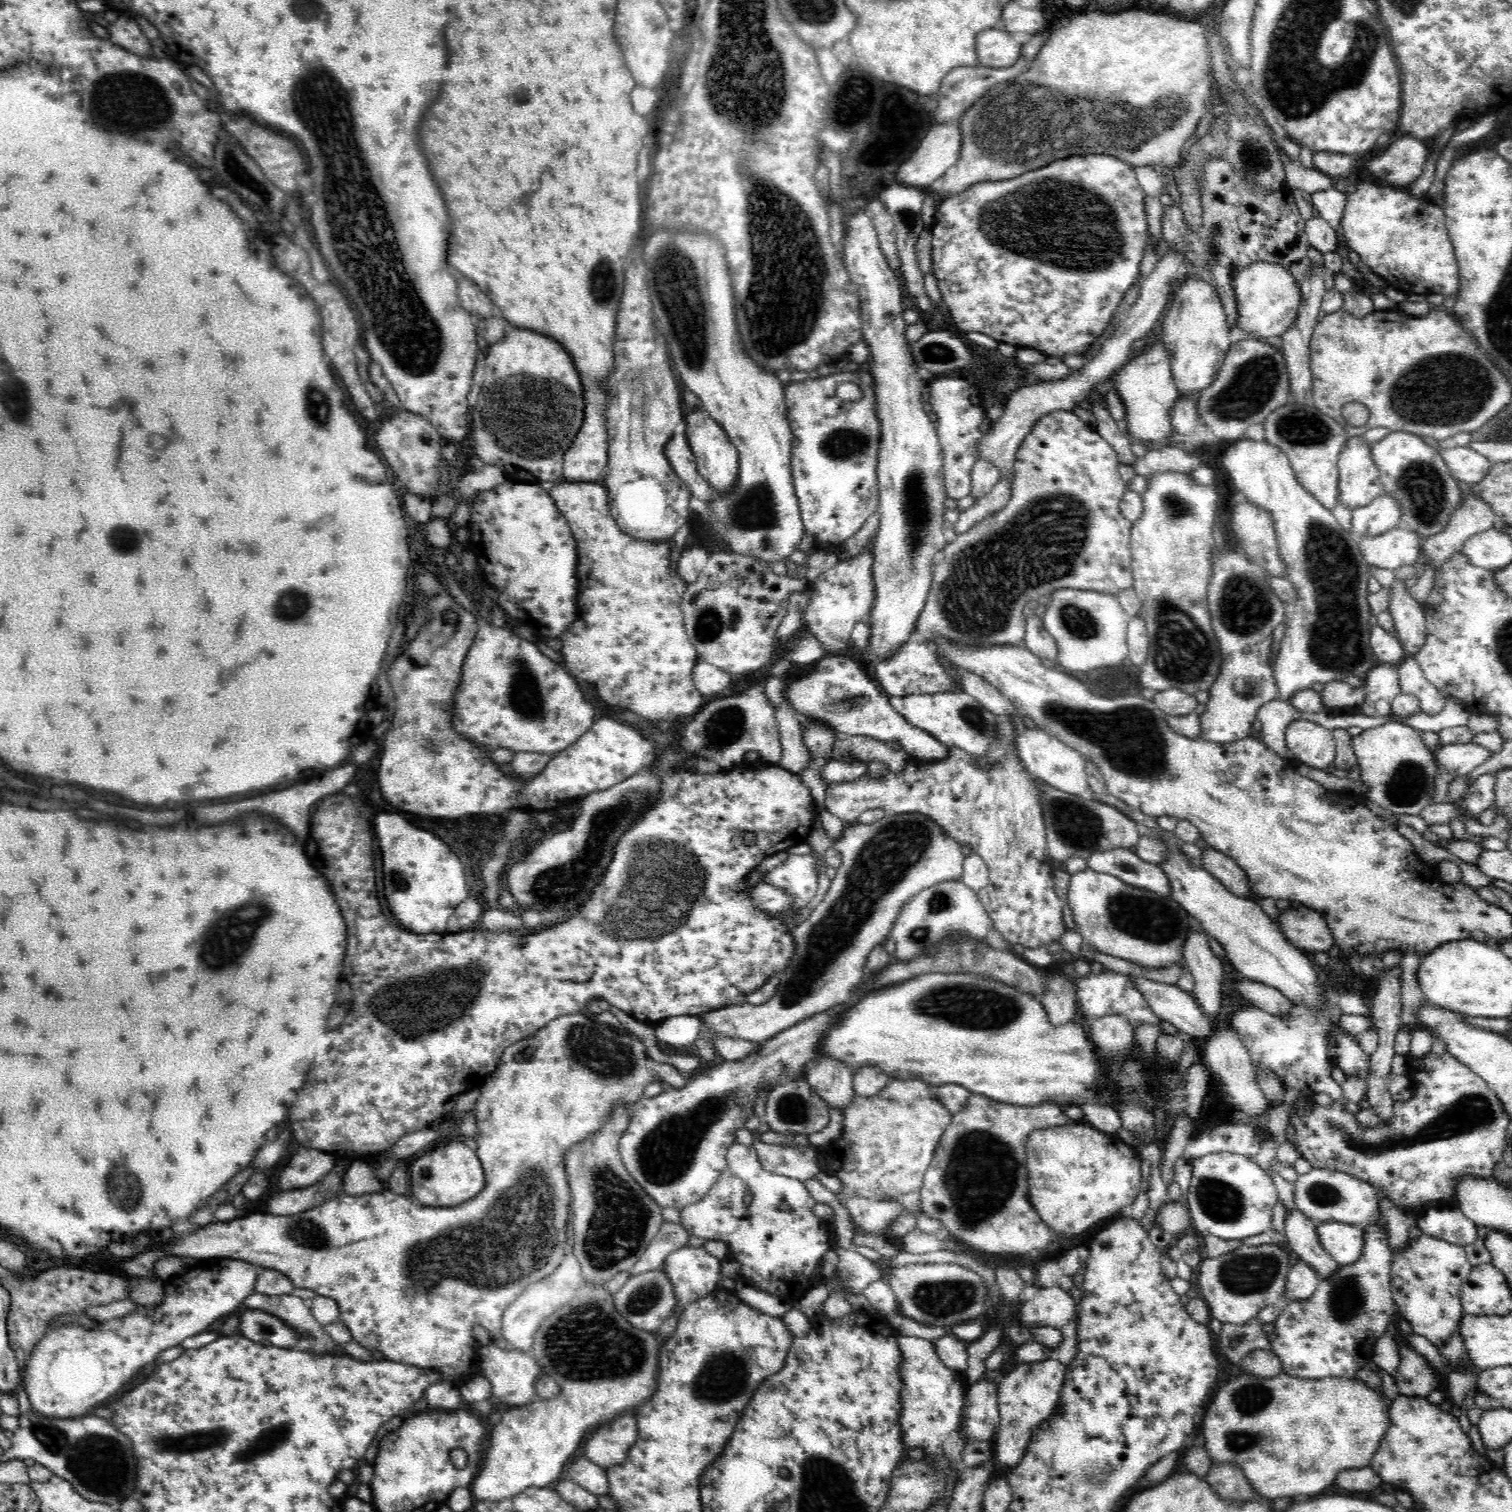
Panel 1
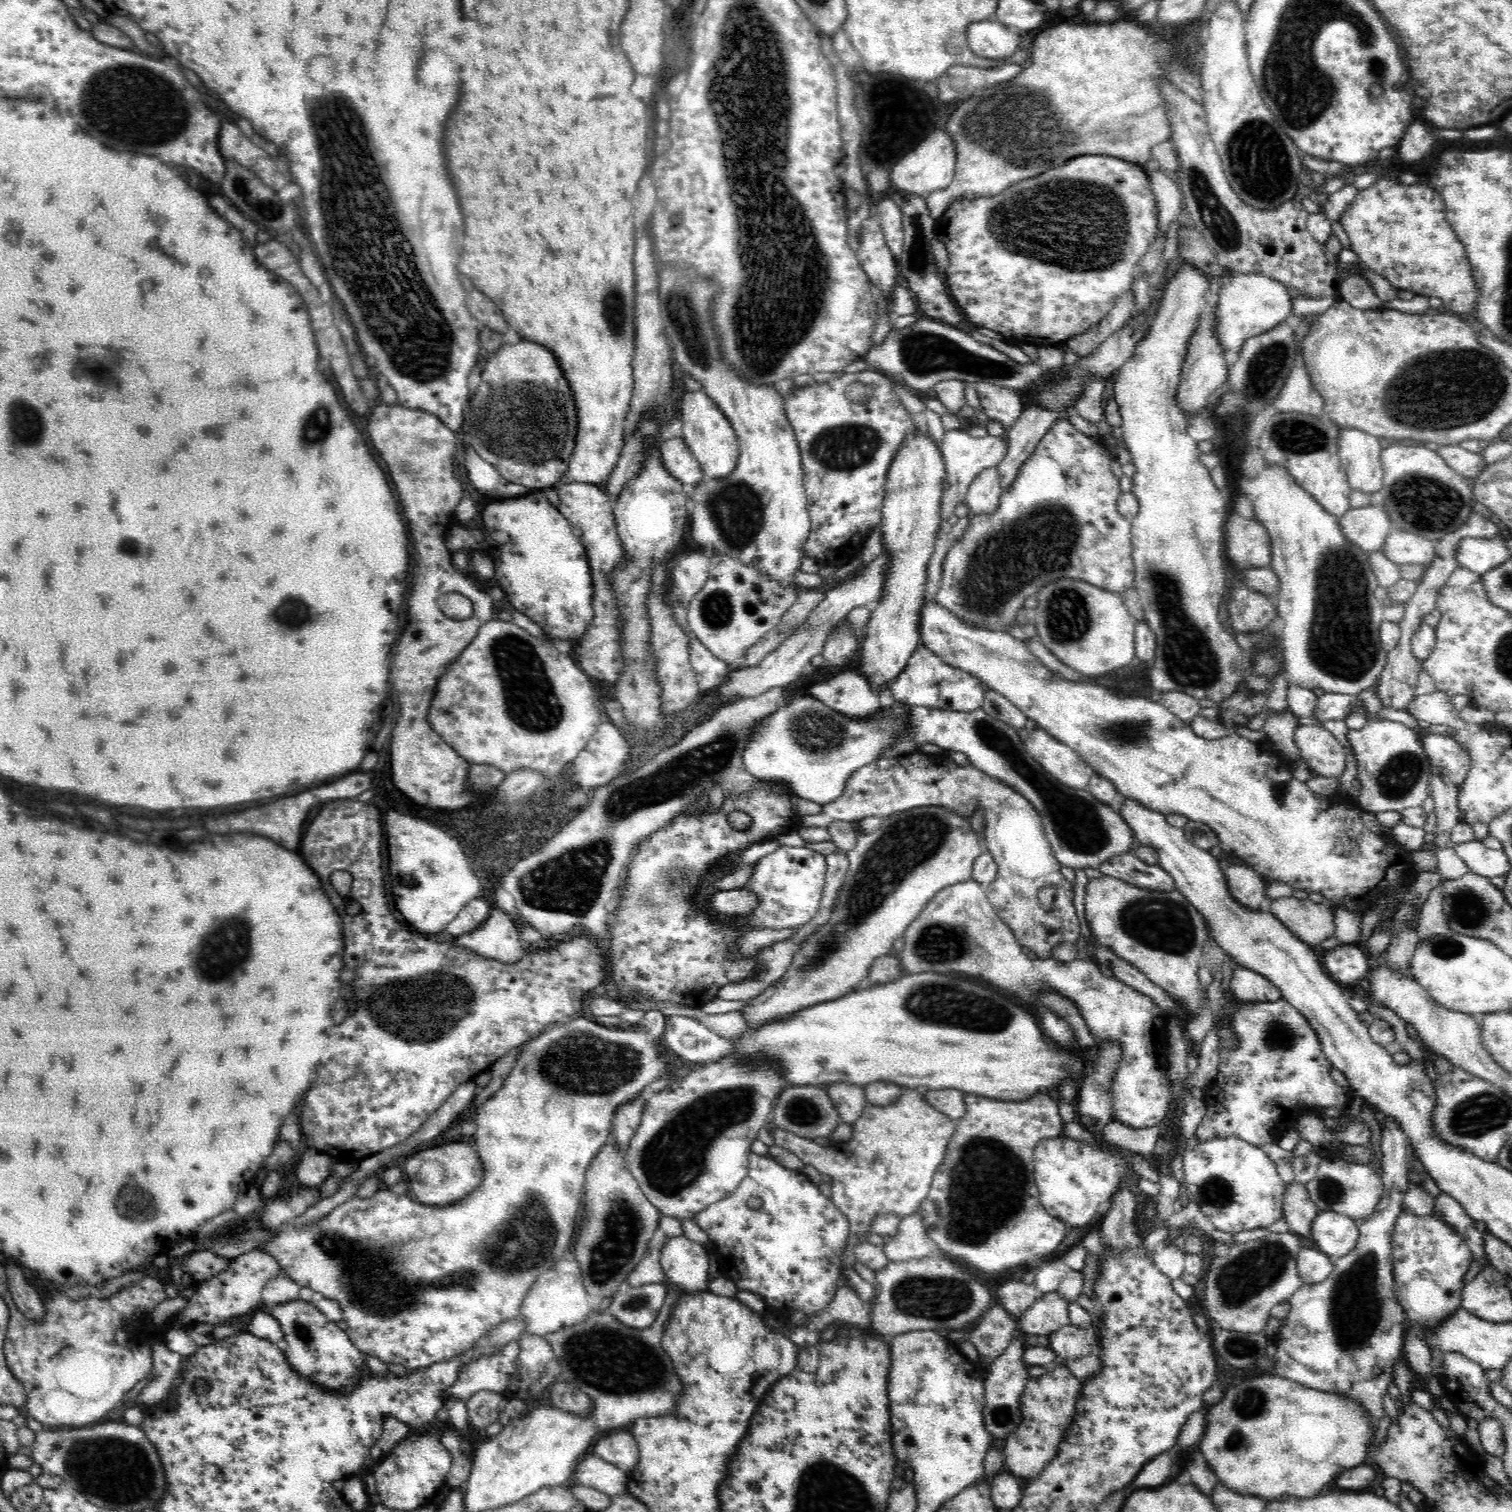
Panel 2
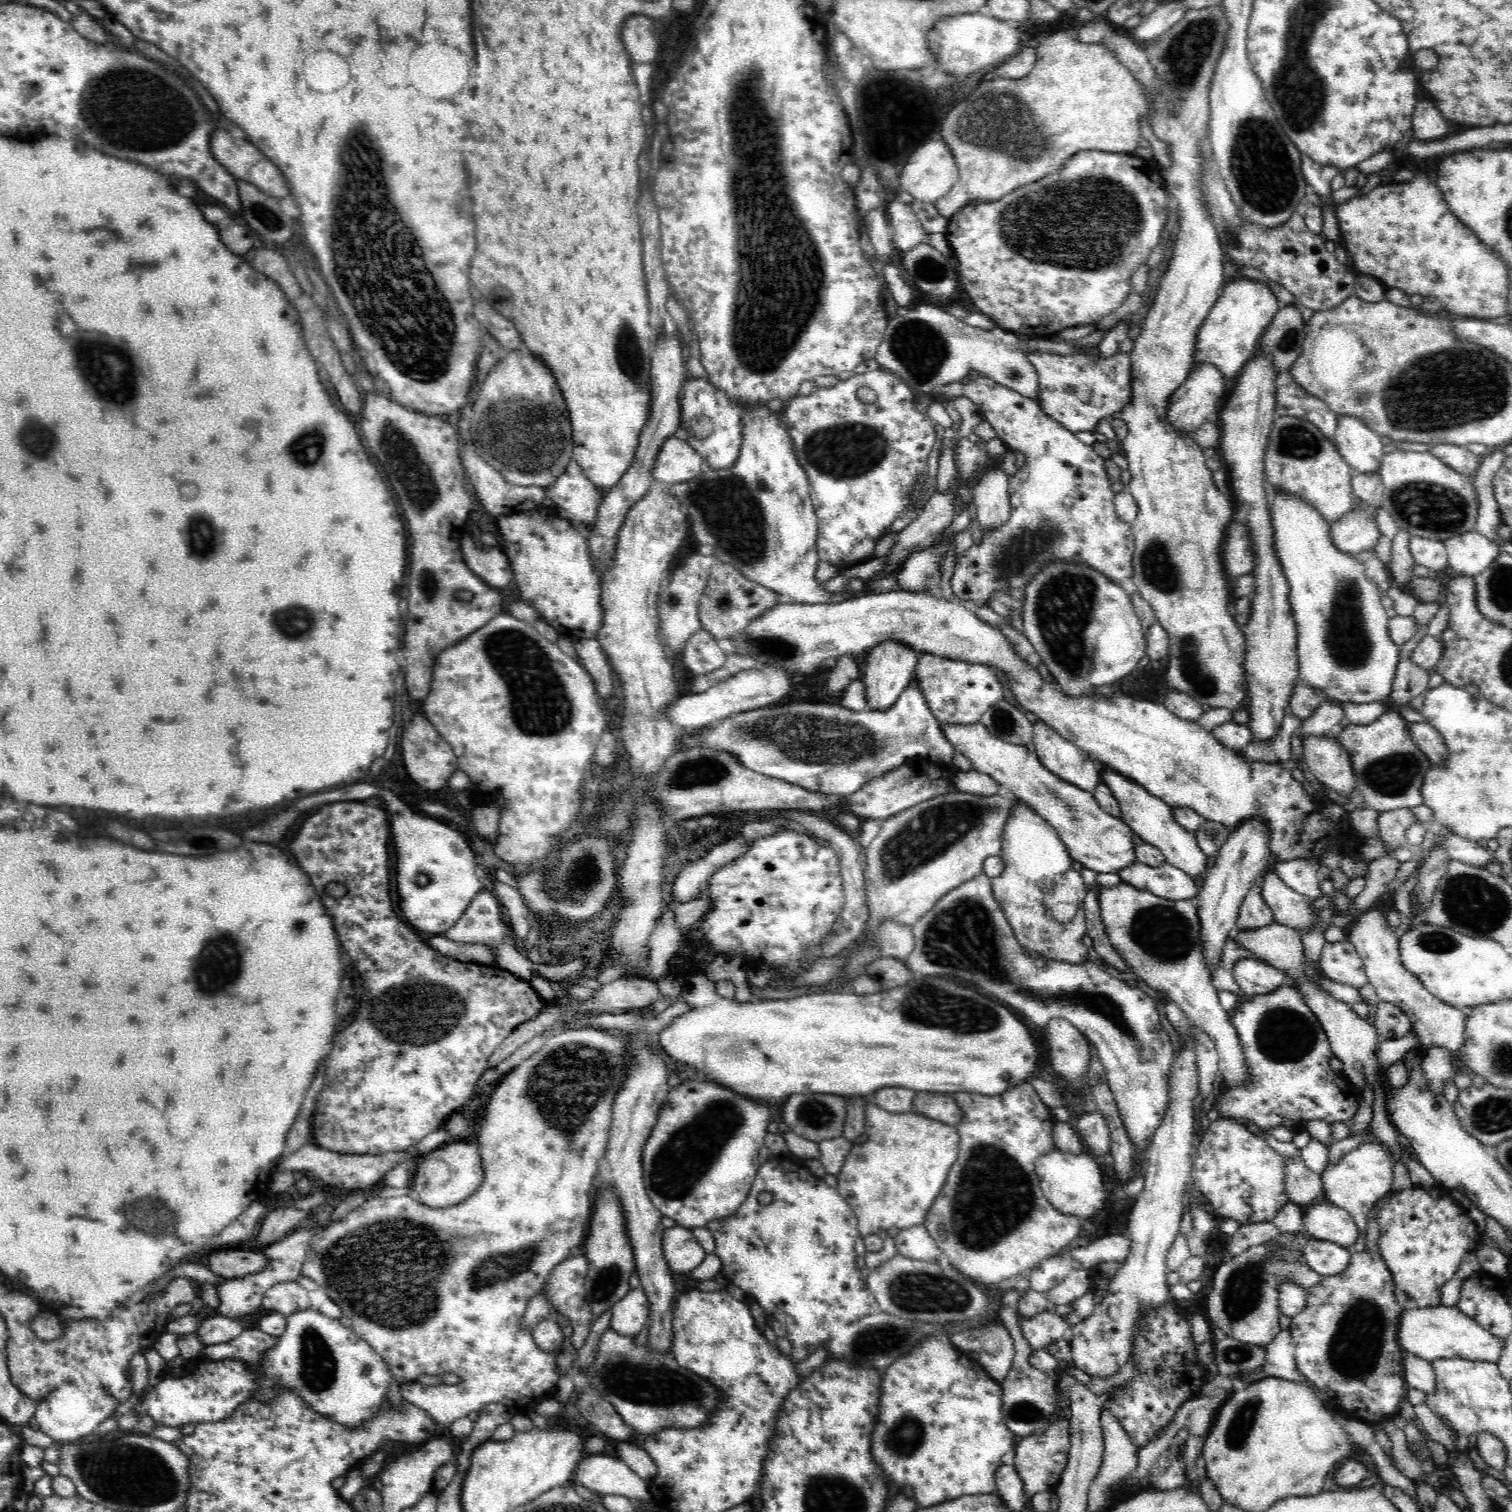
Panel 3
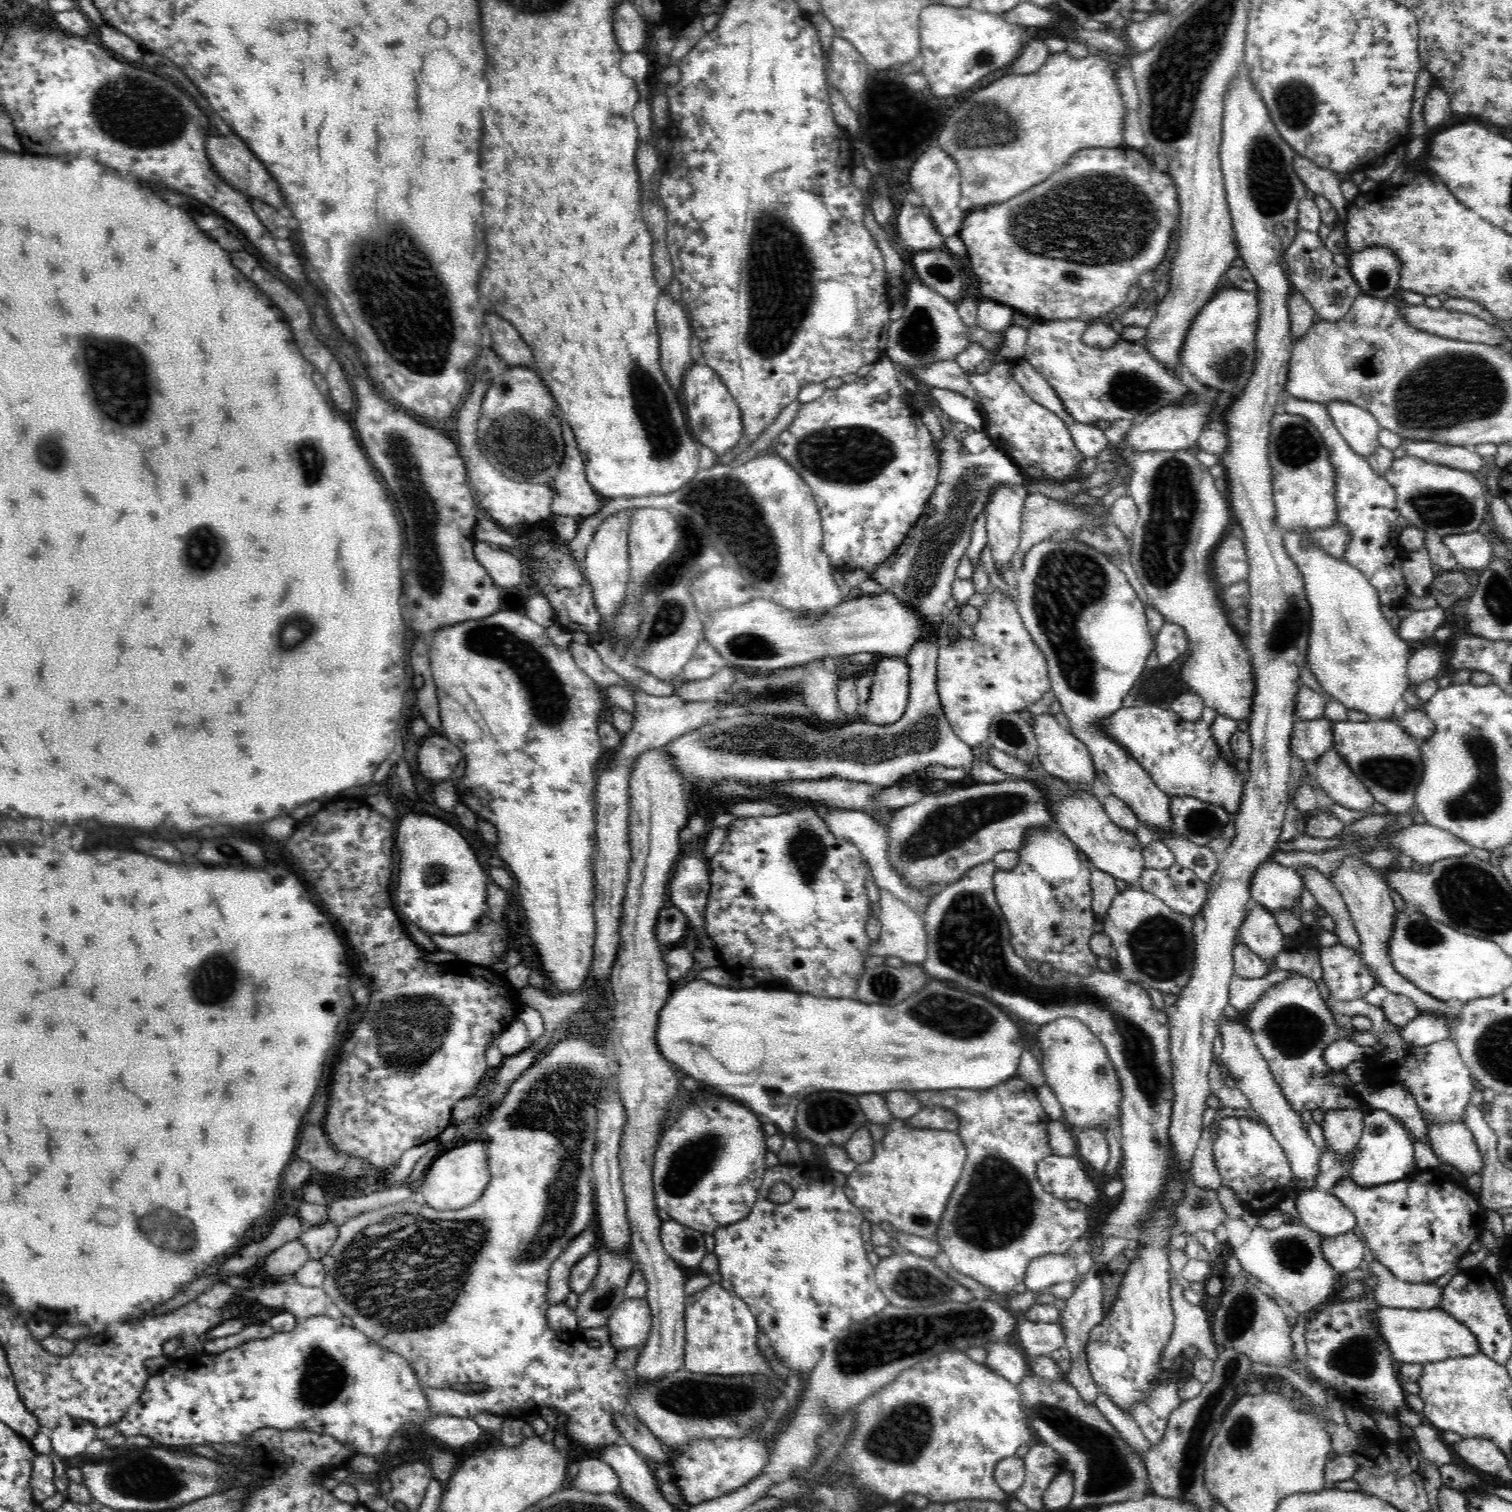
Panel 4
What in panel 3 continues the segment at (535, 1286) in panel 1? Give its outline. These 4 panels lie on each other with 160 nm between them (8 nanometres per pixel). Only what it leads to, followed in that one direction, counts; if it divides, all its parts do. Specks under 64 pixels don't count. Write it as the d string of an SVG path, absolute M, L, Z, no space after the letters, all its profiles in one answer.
M584 1254L576 1257L570 1256L550 1272L543 1286L544 1295L552 1307L552 1315L555 1316L556 1313L566 1315L566 1323L572 1325L571 1343L575 1349L582 1348L590 1334L592 1313L590 1305L585 1302L586 1272L588 1272L588 1259Z

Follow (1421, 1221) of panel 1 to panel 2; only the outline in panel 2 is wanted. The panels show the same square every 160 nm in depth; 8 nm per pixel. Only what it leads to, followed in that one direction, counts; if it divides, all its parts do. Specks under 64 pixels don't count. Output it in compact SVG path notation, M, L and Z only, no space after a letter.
M1441 1192L1434 1202L1432 1214L1452 1225L1462 1236L1473 1256L1473 1262L1486 1262L1489 1264L1488 1256L1484 1252L1483 1234L1474 1227L1474 1220L1468 1216L1464 1207L1449 1194Z

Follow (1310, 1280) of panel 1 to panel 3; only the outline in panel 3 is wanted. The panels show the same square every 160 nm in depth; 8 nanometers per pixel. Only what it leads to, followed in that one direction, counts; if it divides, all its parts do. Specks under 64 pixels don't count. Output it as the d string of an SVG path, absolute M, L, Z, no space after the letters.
M1309 1237L1301 1250L1308 1266L1322 1276L1332 1276L1344 1272L1350 1262L1350 1250L1326 1240Z

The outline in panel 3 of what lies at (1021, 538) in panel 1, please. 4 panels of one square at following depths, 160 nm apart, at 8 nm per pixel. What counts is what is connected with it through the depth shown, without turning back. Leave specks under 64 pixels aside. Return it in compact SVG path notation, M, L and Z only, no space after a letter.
M977 374L971 381L943 384L938 391L944 396L965 396L972 400L980 409L983 420L992 425L1007 448L1025 454L1024 469L1009 476L1008 488L1012 505L1010 518L1000 528L984 532L983 541L979 545L973 543L964 552L964 556L956 560L950 580L955 600L971 606L988 605L990 597L998 590L1007 593L1008 588L1017 588L1024 591L1034 574L1046 562L1058 558L1074 563L1084 562L1106 574L1110 580L1116 580L1116 584L1124 578L1132 578L1135 536L1131 531L1131 523L1123 522L1116 514L1116 494L1111 489L1112 482L1104 467L1105 458L1098 455L1092 446L1084 444L1075 433L1066 430L1062 424L1046 415L1038 401L998 384L992 377Z

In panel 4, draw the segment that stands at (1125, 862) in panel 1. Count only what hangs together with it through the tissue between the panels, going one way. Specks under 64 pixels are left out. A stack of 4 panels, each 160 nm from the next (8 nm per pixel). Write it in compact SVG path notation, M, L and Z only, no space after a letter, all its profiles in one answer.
M1176 863L1164 869L1146 867L1137 887L1154 894L1174 912L1191 919L1201 911L1208 896L1208 885L1193 870Z

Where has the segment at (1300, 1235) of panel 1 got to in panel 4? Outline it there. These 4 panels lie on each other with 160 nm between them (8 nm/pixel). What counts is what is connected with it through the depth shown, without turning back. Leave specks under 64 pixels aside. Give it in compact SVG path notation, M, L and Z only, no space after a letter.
M1224 1013L1220 1018L1218 1031L1220 1031L1222 1043L1224 1043L1220 1060L1228 1065L1231 1078L1237 1082L1237 1088L1250 1101L1251 1108L1260 1115L1260 1119L1264 1120L1269 1127L1273 1138L1284 1149L1292 1168L1293 1177L1298 1181L1297 1192L1315 1187L1320 1158L1324 1150L1314 1144L1304 1128L1301 1114L1292 1109L1290 1102L1284 1096L1284 1091L1280 1090L1280 1084L1274 1080L1274 1075L1270 1072L1270 1065L1266 1064L1266 1059L1258 1051L1252 1033L1248 1031L1246 1025L1227 1020Z

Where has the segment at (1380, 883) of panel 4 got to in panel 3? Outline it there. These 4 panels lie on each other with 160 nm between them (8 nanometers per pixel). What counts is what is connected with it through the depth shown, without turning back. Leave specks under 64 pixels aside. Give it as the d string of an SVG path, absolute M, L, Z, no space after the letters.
M1376 903L1358 915L1354 920L1354 926L1350 928L1348 940L1362 957L1368 982L1374 986L1379 1000L1400 1007L1406 1013L1406 1017L1410 1017L1412 1028L1422 1041L1421 1051L1438 1046L1448 1049L1455 1058L1465 1041L1464 1031L1469 1012L1453 1007L1434 996L1426 990L1416 975L1404 968L1399 951L1399 940L1394 933L1395 929L1390 929L1386 916L1387 911Z

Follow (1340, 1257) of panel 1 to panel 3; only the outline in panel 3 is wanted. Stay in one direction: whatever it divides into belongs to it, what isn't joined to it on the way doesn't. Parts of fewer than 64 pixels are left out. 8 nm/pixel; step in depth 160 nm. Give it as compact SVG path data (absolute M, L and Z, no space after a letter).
M1319 1200L1303 1209L1303 1228L1313 1239L1326 1240L1350 1249L1358 1240L1359 1228L1347 1210Z

